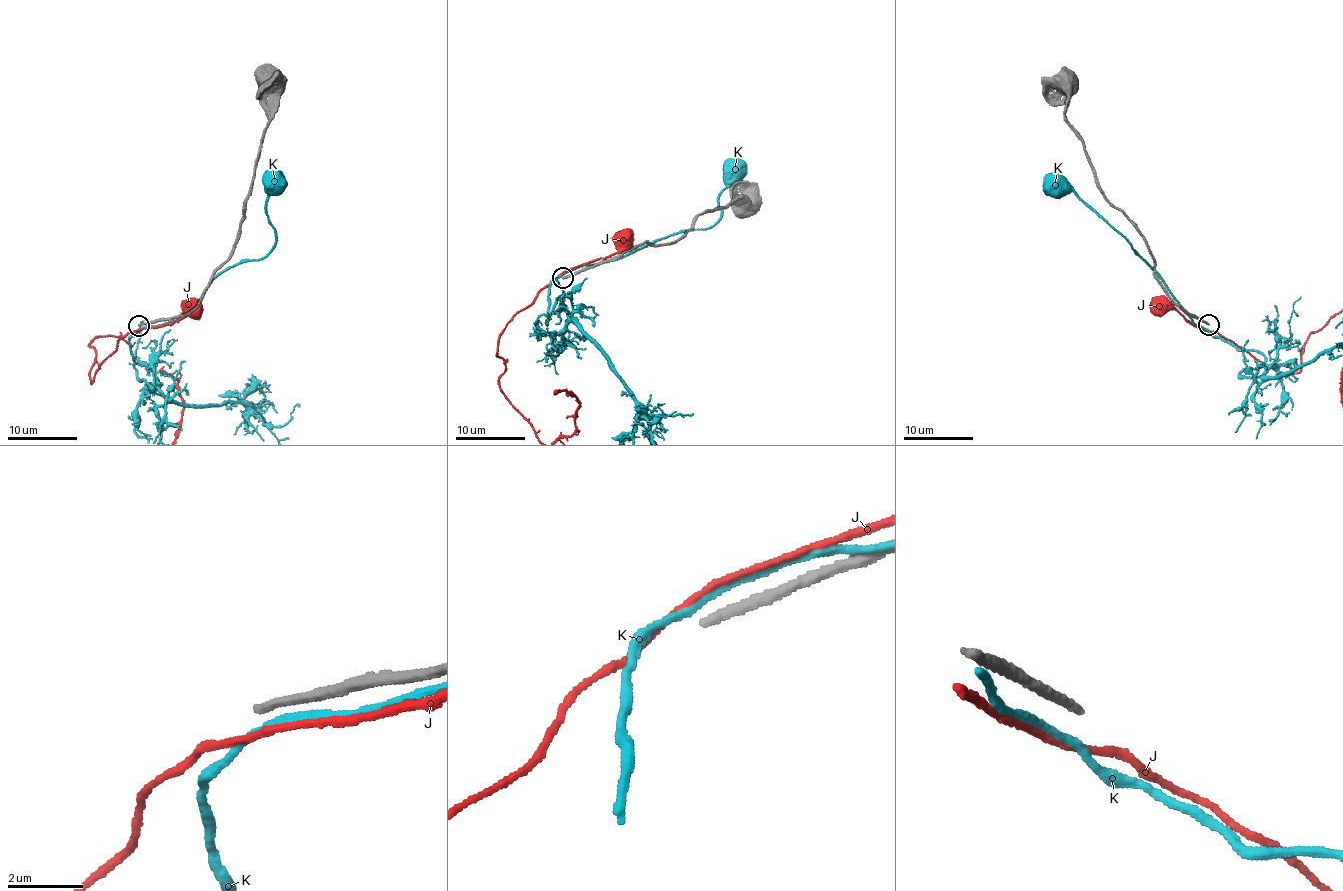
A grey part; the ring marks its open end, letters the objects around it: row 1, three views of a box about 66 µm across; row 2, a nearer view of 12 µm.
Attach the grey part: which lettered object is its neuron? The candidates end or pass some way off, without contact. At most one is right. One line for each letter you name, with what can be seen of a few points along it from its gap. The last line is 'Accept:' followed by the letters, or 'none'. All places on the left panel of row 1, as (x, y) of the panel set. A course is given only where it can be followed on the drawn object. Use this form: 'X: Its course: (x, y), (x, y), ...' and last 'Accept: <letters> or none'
Accept: none

